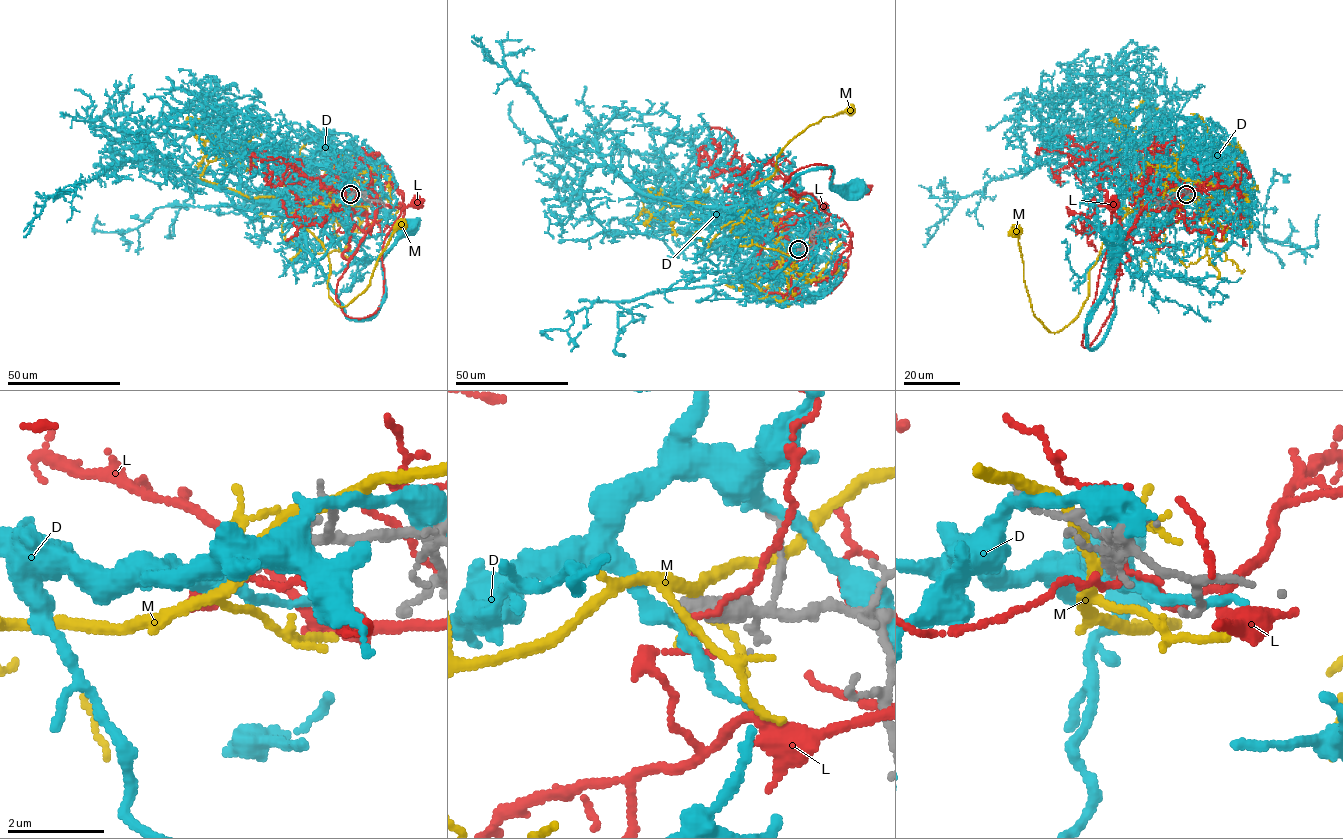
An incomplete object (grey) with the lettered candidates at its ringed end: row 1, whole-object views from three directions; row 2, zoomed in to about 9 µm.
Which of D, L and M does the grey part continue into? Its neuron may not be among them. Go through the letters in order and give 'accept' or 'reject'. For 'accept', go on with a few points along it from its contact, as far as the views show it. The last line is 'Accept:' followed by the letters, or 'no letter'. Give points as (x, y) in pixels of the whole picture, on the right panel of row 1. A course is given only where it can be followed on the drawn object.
D: reject
L: reject
M: reject
Accept: no letter

